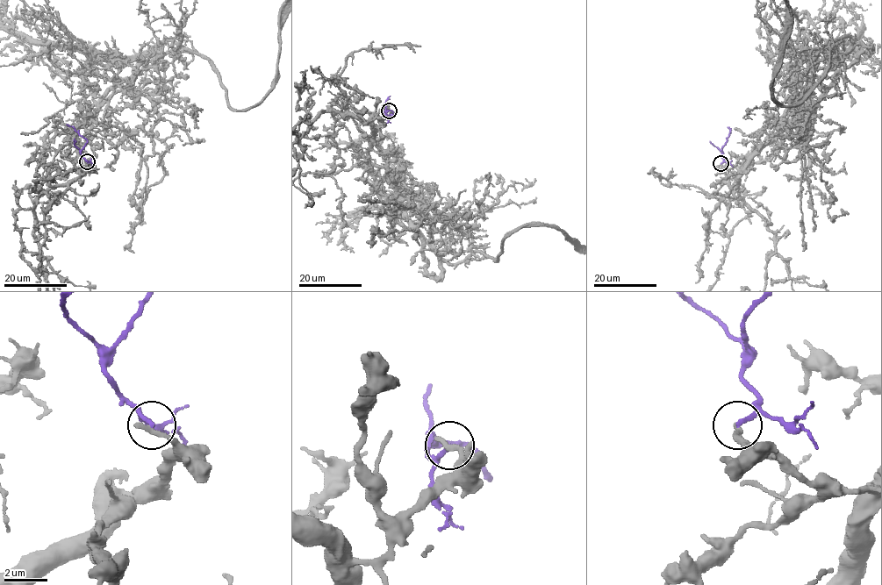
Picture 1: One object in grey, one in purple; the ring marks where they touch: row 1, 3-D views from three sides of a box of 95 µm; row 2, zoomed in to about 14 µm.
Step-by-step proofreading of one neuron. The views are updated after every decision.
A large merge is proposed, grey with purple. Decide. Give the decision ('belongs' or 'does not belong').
does not belong

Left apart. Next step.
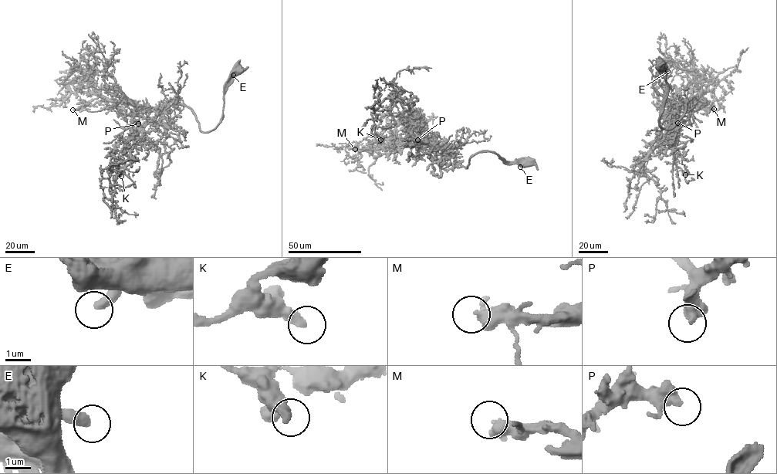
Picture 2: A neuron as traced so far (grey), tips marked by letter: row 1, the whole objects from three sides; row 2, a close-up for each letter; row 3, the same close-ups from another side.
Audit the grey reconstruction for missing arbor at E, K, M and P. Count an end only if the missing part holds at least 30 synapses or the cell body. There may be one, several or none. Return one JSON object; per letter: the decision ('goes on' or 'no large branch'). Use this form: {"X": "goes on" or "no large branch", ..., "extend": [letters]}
{"E": "no large branch", "K": "no large branch", "M": "goes on", "P": "no large branch", "extend": ["M"]}

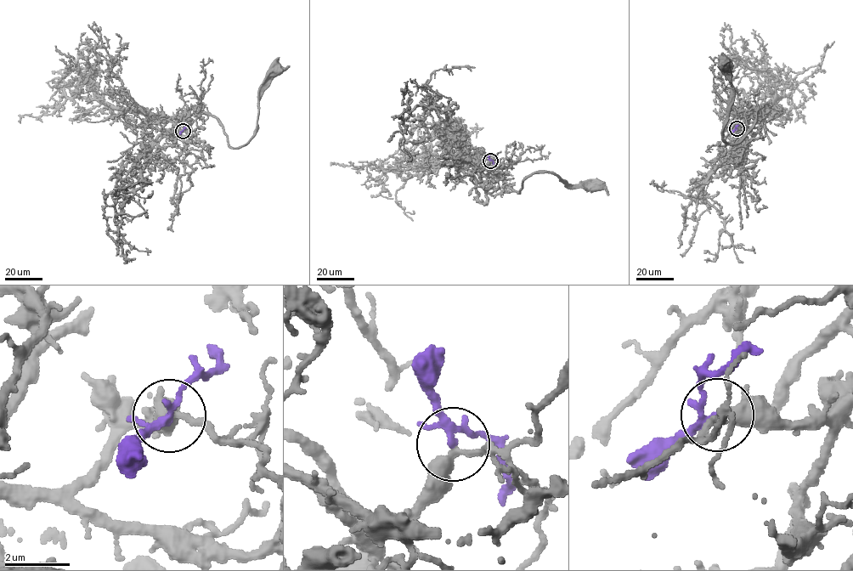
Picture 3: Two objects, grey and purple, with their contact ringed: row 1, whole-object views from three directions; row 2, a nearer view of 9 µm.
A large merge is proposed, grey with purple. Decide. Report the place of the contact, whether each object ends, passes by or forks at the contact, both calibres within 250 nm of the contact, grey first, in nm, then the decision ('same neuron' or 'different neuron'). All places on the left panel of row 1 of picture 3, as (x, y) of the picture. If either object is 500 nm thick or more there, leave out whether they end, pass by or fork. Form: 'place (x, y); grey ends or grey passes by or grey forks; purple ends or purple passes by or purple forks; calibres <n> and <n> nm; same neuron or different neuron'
place (183, 131); grey forks; purple forks; calibres 240 and 170 nm; same neuron

